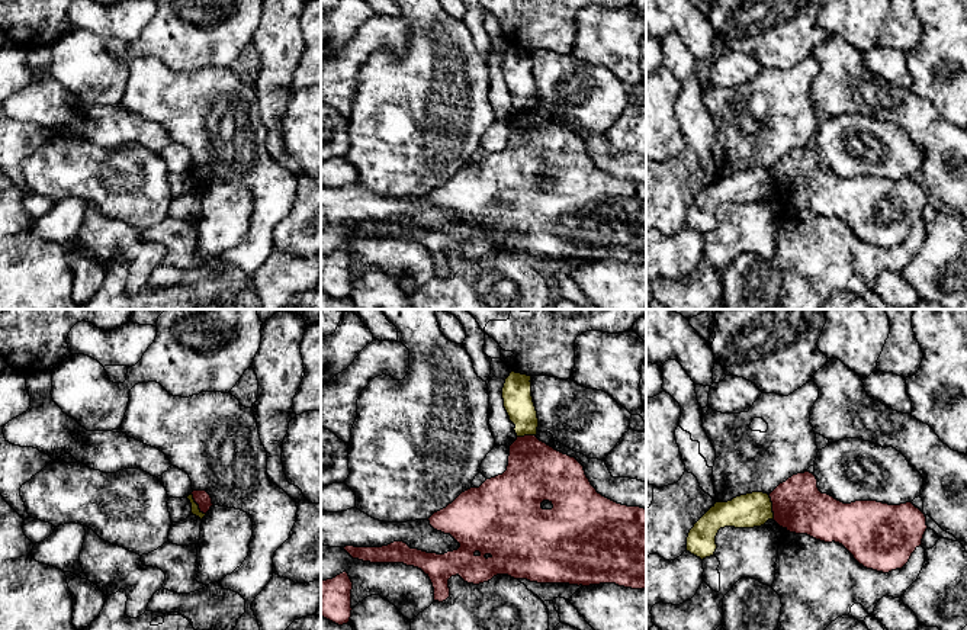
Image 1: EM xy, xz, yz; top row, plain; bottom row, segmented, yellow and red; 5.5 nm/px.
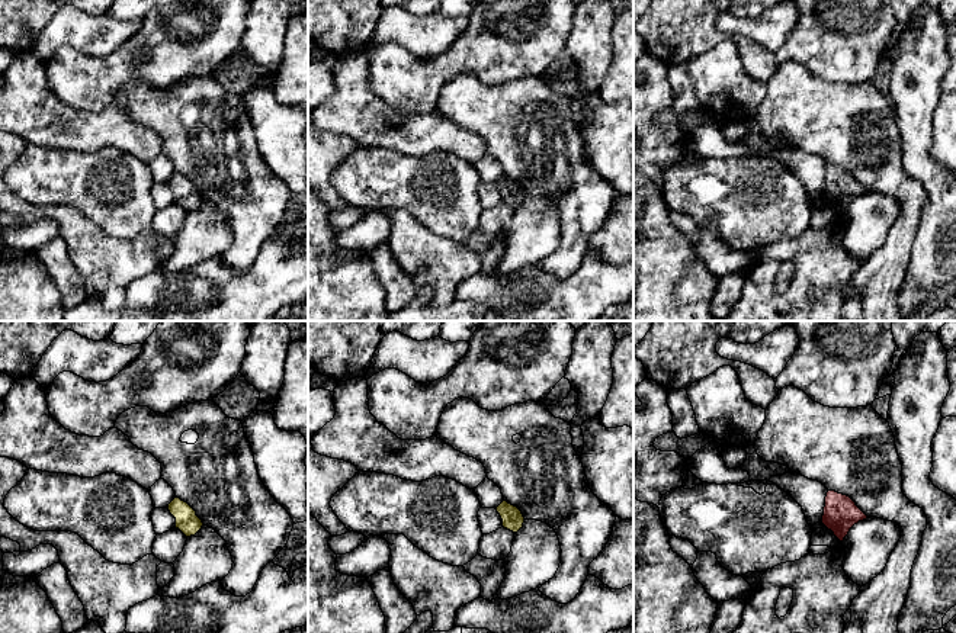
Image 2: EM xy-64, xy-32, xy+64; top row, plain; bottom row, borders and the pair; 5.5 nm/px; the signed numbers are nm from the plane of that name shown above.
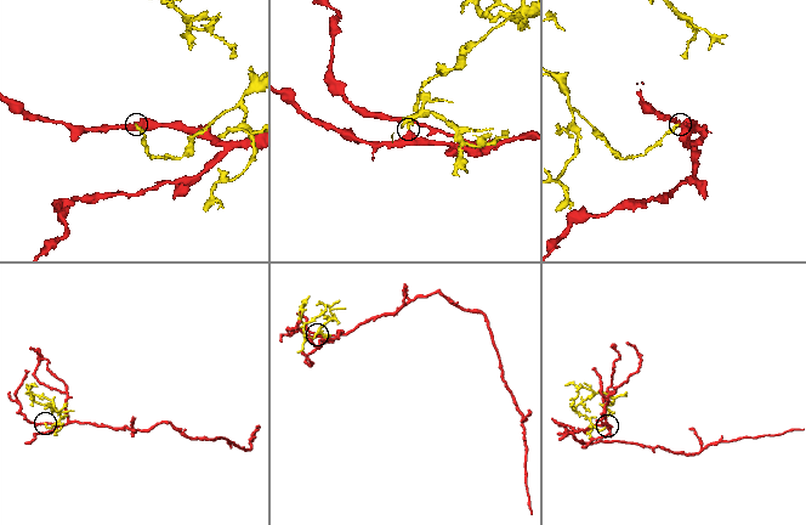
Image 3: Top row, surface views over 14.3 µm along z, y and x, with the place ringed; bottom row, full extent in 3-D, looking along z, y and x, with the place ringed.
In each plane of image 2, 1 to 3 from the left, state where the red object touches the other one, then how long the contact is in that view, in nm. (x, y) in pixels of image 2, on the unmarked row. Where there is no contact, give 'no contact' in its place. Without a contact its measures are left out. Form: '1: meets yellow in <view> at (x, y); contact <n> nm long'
1: no contact
2: no contact
3: no contact

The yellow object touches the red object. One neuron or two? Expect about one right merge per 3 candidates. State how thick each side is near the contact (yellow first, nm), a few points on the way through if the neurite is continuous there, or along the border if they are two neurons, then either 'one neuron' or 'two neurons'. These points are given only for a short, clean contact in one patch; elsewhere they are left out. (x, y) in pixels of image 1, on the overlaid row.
50 nm thick on the yellow side, 90 nm on the other; border along xy (190, 494), (205, 514); two neurons

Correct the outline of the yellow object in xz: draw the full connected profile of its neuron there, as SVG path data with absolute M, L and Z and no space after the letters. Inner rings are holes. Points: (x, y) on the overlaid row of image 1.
M511 372L502 388L504 408L517 437L536 435L537 411L531 396L531 376Z

